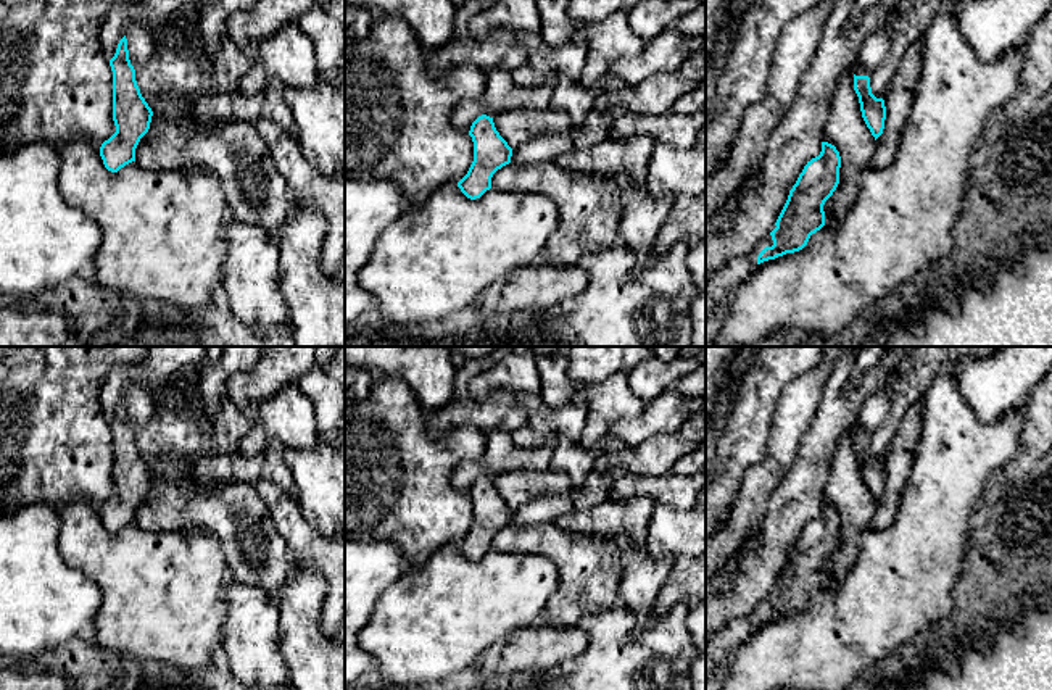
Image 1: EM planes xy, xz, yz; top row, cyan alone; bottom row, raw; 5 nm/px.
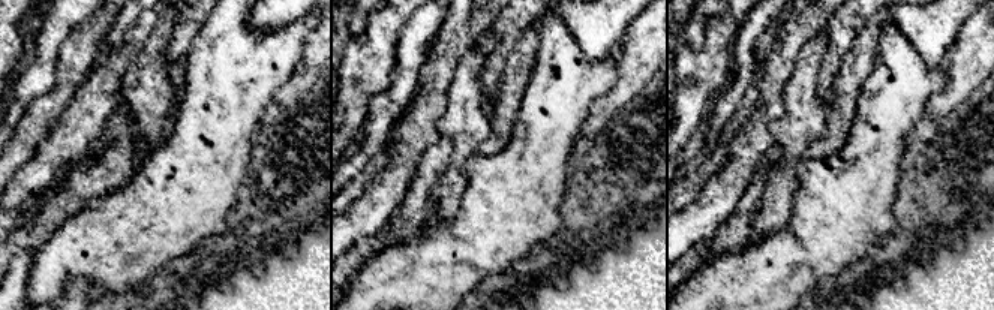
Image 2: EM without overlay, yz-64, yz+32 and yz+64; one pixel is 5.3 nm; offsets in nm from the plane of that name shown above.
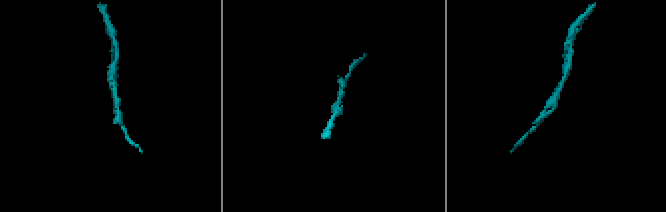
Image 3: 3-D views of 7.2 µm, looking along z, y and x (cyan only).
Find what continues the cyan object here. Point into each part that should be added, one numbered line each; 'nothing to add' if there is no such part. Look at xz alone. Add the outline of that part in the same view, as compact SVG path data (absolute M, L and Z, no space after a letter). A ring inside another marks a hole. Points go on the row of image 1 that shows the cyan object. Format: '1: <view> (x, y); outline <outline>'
nothing to add

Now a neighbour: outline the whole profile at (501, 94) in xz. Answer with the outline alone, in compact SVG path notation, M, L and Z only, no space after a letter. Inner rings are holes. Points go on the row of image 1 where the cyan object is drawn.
M506 69L487 73L487 89L478 98L461 102L451 113L453 126L469 132L472 123L487 114L495 118L509 110L549 110L557 76L548 74L538 85L520 85Z

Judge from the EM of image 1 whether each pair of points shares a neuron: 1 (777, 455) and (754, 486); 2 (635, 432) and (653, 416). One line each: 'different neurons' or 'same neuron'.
1: same neuron
2: same neuron

